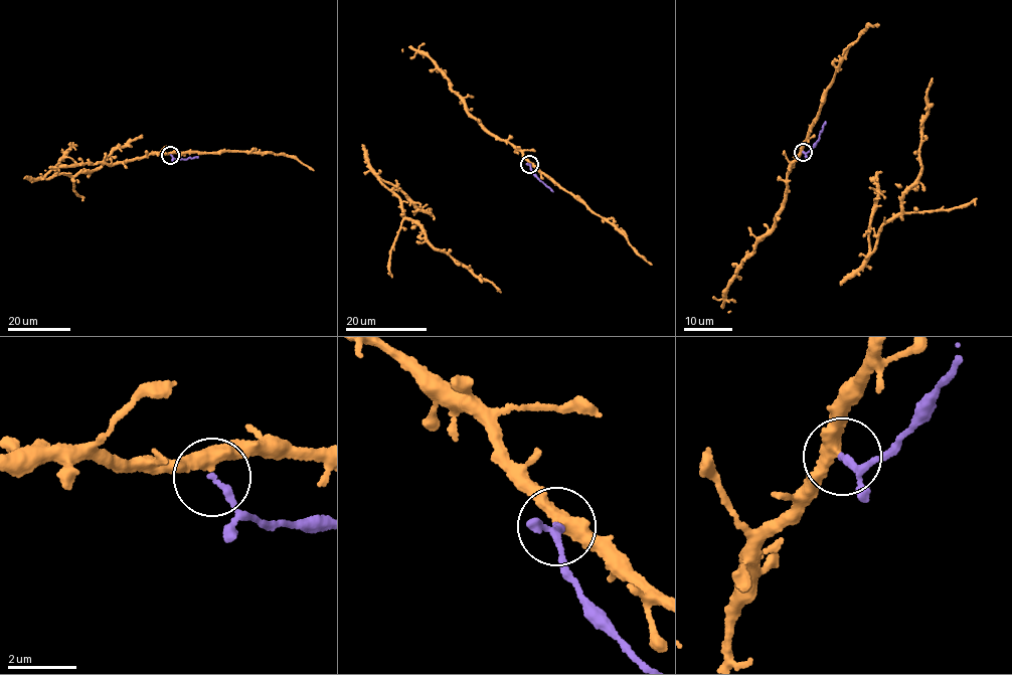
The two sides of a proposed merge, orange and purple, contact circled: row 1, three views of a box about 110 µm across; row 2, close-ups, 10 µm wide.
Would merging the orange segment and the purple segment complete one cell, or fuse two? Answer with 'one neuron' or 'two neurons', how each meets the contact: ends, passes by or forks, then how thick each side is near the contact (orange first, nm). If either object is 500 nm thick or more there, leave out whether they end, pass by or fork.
two neurons | orange passes by | purple ends | 400/190 nm

